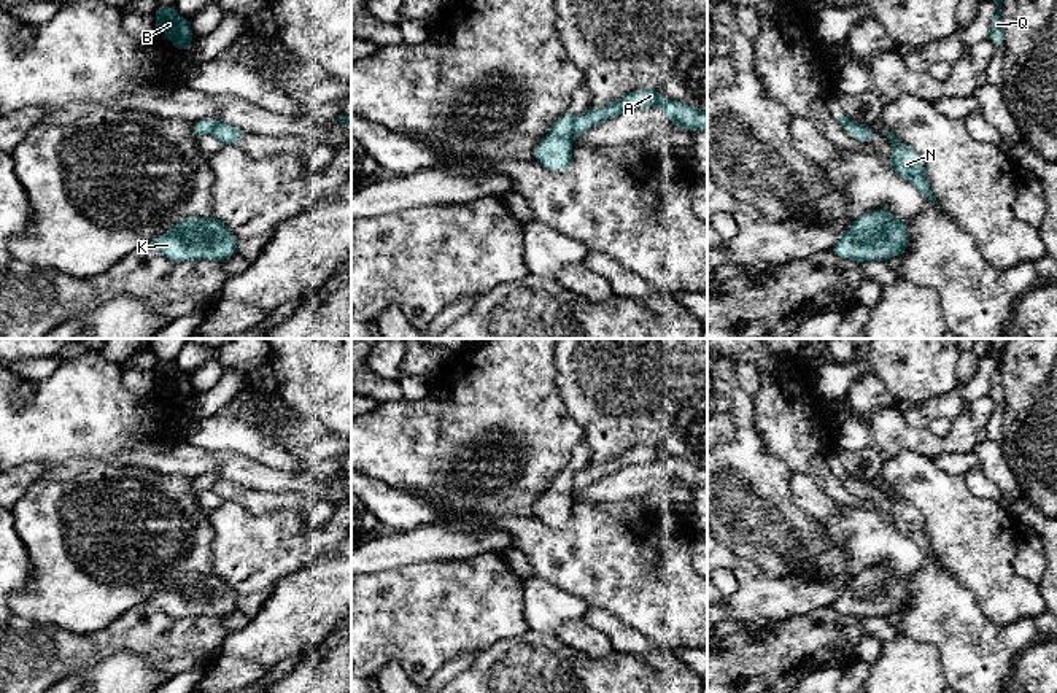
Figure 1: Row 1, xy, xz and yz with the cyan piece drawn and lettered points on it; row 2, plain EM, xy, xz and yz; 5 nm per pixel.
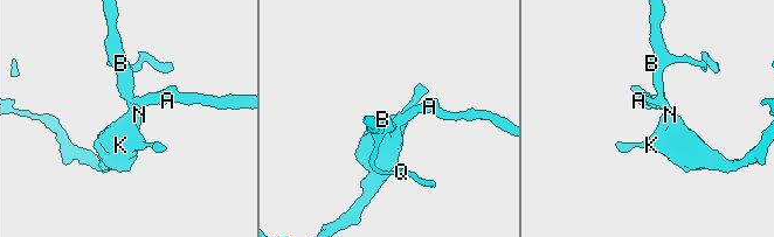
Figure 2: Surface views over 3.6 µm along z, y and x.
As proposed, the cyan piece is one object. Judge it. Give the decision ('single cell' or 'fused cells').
fused cells

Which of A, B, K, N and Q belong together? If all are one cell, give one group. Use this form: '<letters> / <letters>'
A / B K N Q

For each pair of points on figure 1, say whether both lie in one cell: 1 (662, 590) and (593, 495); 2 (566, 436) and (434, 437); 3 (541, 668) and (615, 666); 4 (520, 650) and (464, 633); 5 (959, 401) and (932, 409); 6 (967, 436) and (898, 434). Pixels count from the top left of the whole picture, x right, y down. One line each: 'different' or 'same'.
1: different
2: same
3: same
4: different
5: same
6: same

